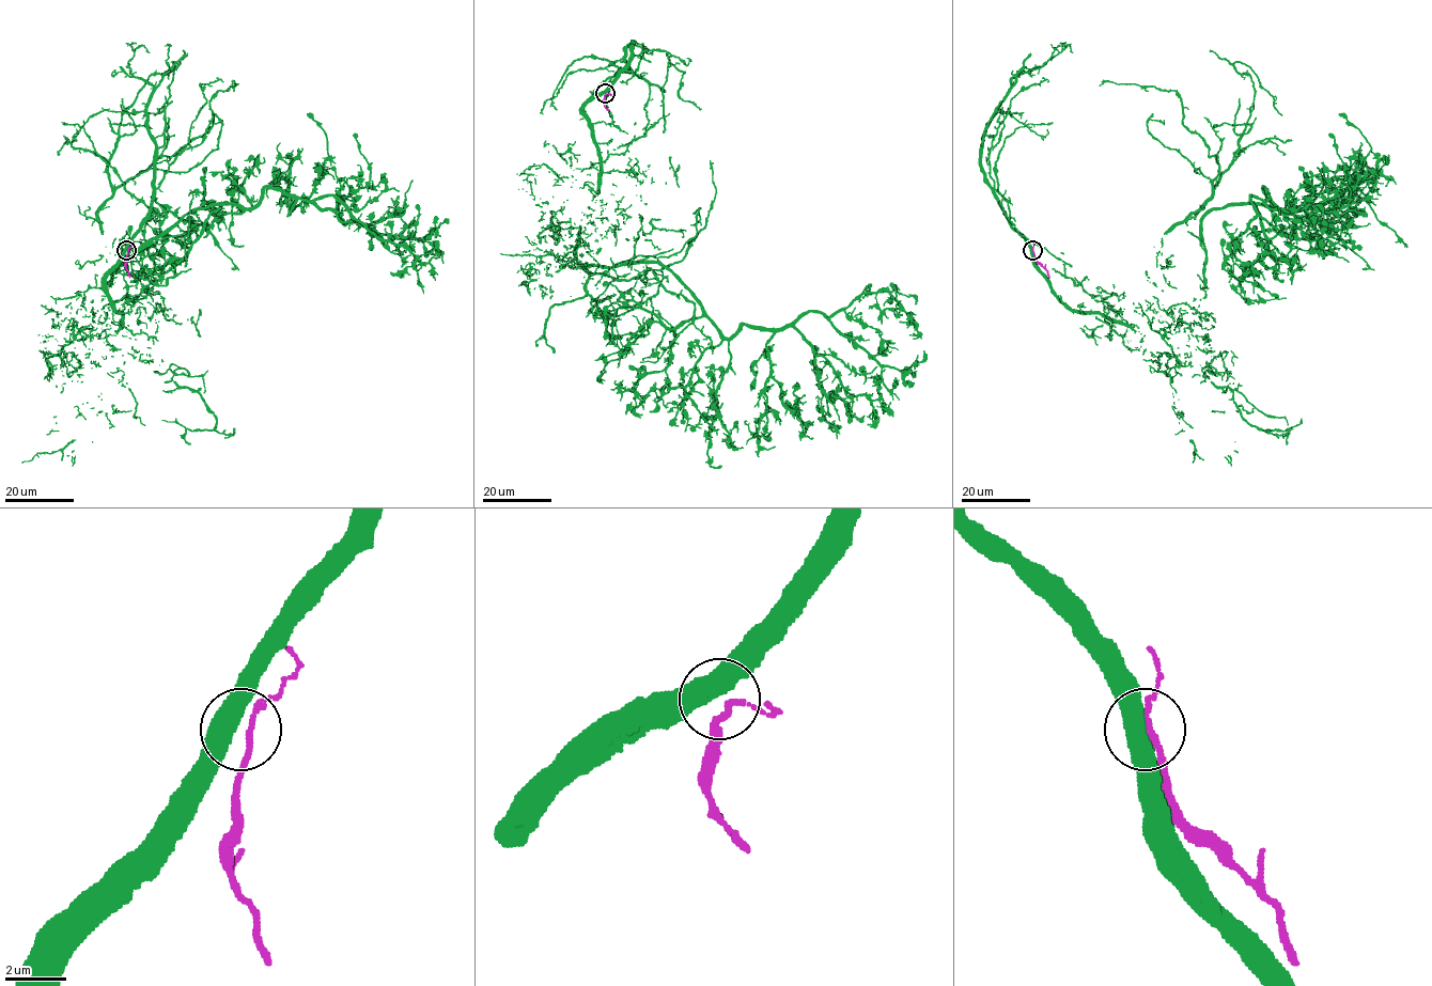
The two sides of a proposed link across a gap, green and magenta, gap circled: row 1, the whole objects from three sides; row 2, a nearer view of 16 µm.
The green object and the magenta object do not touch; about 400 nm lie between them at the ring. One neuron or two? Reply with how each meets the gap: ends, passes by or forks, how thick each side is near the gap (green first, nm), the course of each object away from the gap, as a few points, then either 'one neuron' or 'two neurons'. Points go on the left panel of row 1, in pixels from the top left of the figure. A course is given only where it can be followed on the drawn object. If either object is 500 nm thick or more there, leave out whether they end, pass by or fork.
550 nm thick on the green side, 160 nm on the other; green runs (126, 250), (110, 304), (152, 286), (161, 311), (78, 332), (143, 246), (265, 187), (444, 263); magenta runs (127, 250), (125, 268), (129, 278); one neuron

